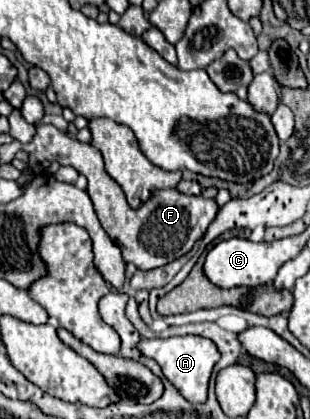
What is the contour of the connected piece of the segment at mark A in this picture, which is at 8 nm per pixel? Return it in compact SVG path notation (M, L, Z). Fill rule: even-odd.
M195 335L185 337L169 337L169 339L141 339L137 343L137 349L159 363L163 375L173 383L173 387L191 403L203 403L207 399L207 385L211 377L213 365L219 361L217 347L205 339Z

